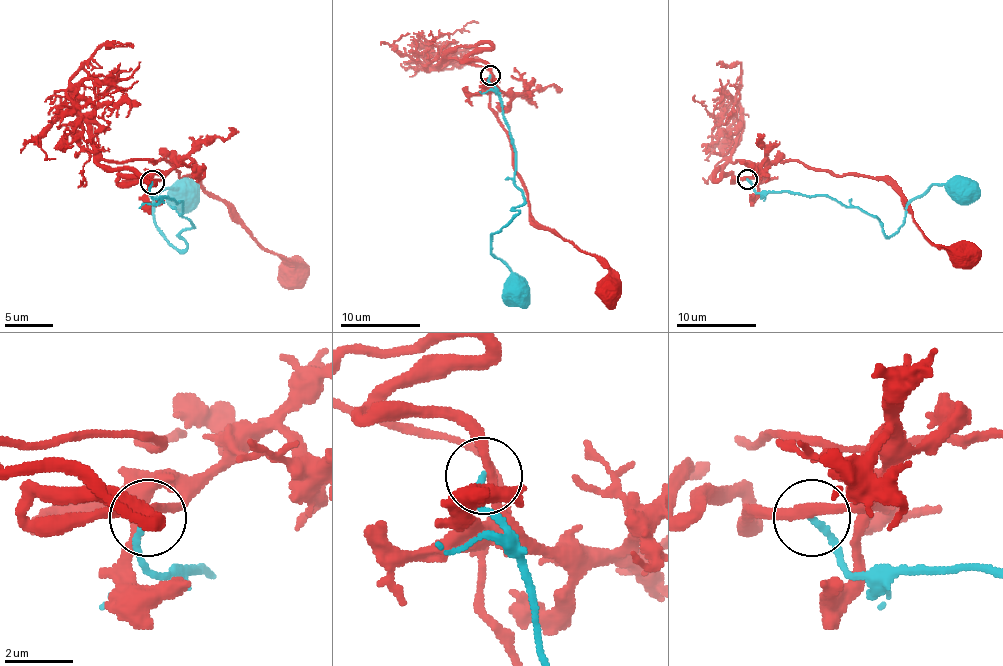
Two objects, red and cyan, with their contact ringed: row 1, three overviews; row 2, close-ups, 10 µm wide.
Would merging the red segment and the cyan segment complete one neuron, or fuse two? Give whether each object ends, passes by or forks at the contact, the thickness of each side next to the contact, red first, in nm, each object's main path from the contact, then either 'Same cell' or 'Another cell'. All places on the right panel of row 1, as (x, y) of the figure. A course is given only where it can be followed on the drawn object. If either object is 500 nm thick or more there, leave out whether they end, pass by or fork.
At the ring red passes by. At the ring cyan ends. Thickness 280 nm (red) against 170 nm. Course of red: (748, 179), (718, 169), (730, 161), (802, 161), (839, 175), (883, 179), (923, 235), (957, 255). Course of cyan: (748, 179), (758, 193), (828, 195), (873, 215), (885, 235), (933, 185), (957, 185). Another cell

